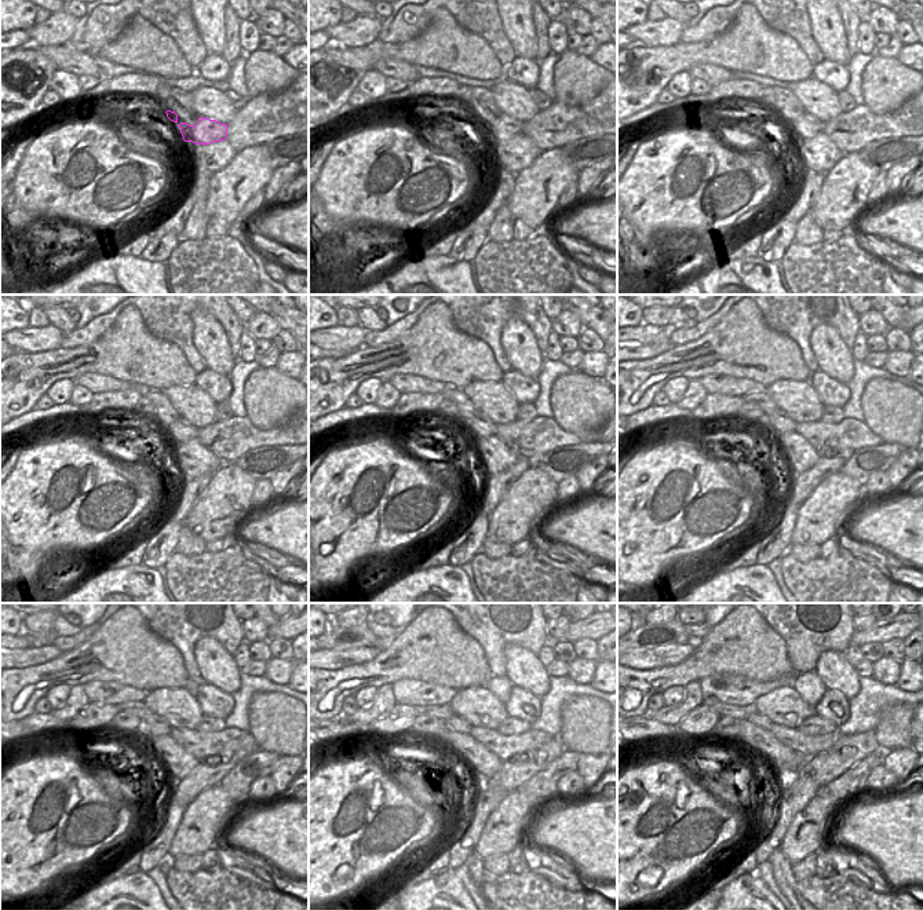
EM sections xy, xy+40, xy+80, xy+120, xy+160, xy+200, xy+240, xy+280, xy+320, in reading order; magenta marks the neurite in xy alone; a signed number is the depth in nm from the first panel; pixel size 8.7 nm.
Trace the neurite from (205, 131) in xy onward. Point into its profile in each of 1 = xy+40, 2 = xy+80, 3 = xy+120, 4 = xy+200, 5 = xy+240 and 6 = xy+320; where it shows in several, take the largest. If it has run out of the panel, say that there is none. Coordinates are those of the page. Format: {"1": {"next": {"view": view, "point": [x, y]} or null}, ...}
{"1": {"next": {"view": "xy+40", "point": [502, 130]}}, "2": {"next": {"view": "xy+80", "point": [807, 125]}}, "3": {"next": {"view": "xy+120", "point": [182, 431]}}, "4": {"next": {"view": "xy+200", "point": [780, 421]}}, "5": {"next": {"view": "xy+240", "point": [154, 726]}}, "6": {"next": {"view": "xy+320", "point": [756, 719]}}}

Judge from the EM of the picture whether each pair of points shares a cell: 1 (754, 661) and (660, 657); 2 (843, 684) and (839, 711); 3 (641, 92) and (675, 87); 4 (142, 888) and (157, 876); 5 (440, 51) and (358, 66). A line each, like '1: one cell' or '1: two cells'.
1: two cells
2: two cells
3: two cells
4: two cells
5: one cell

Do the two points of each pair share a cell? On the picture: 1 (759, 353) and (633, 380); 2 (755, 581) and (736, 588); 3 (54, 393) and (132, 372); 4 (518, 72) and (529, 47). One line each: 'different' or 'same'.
1: same
2: same
3: different
4: different

